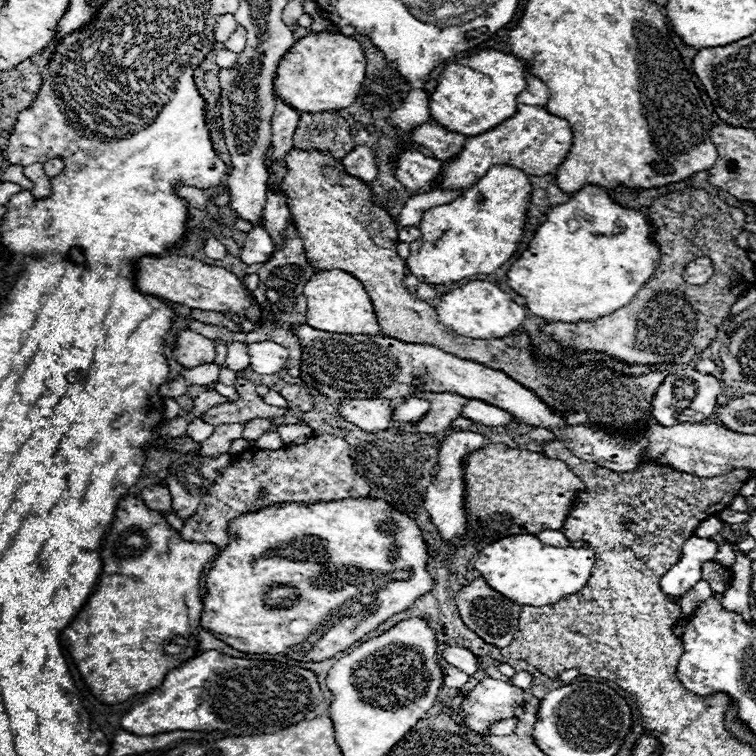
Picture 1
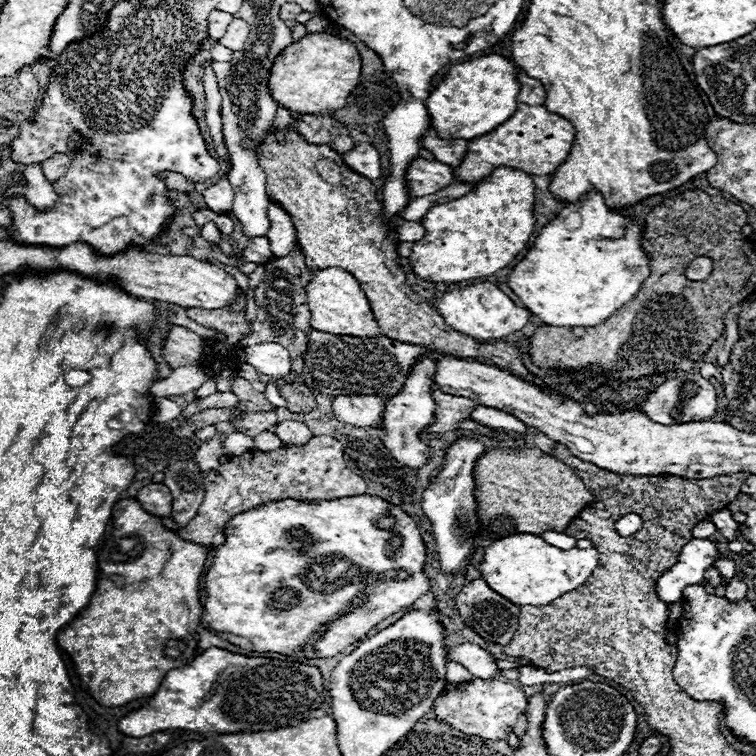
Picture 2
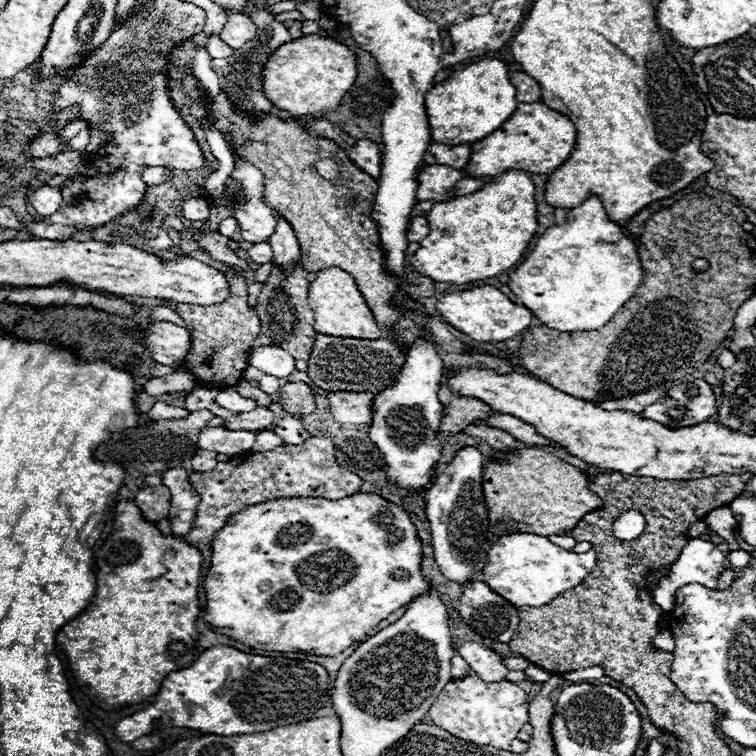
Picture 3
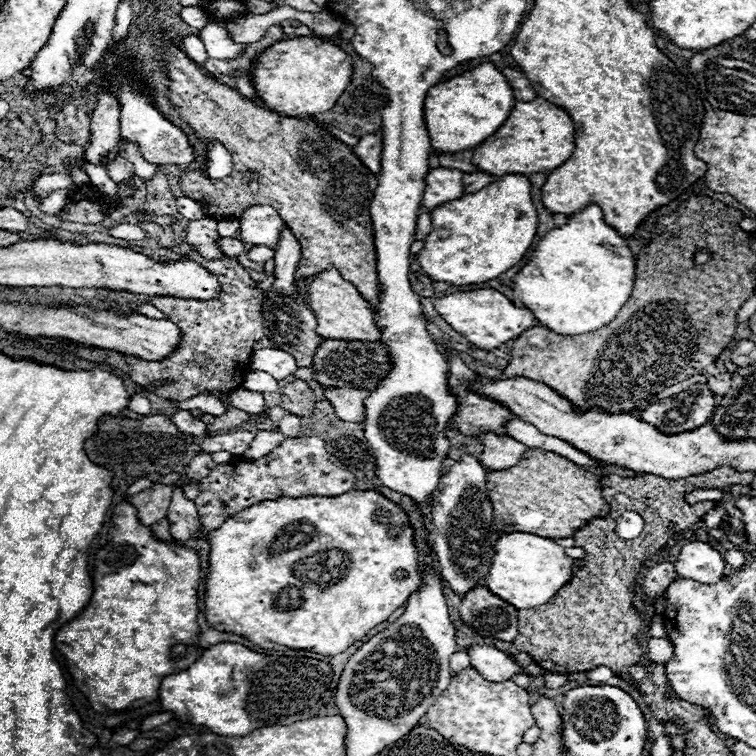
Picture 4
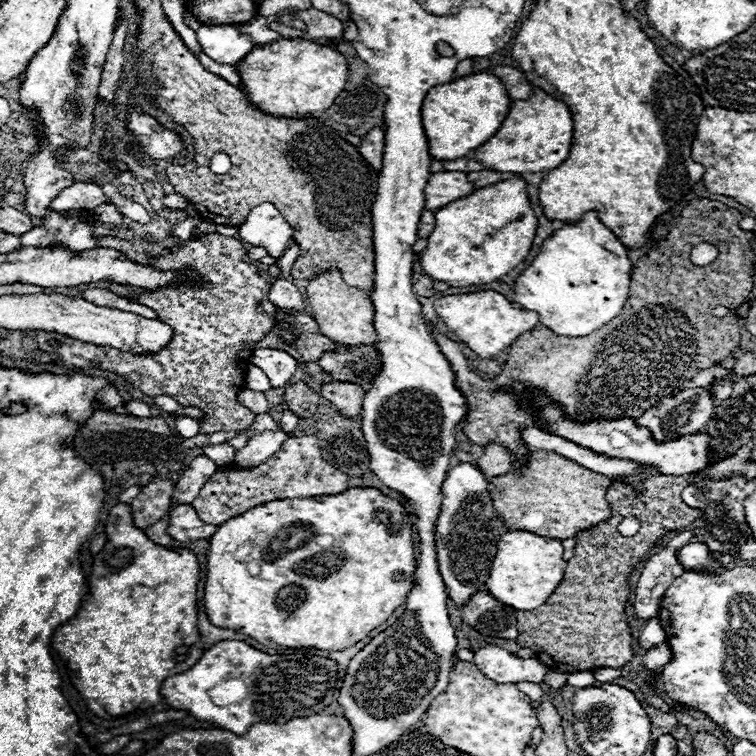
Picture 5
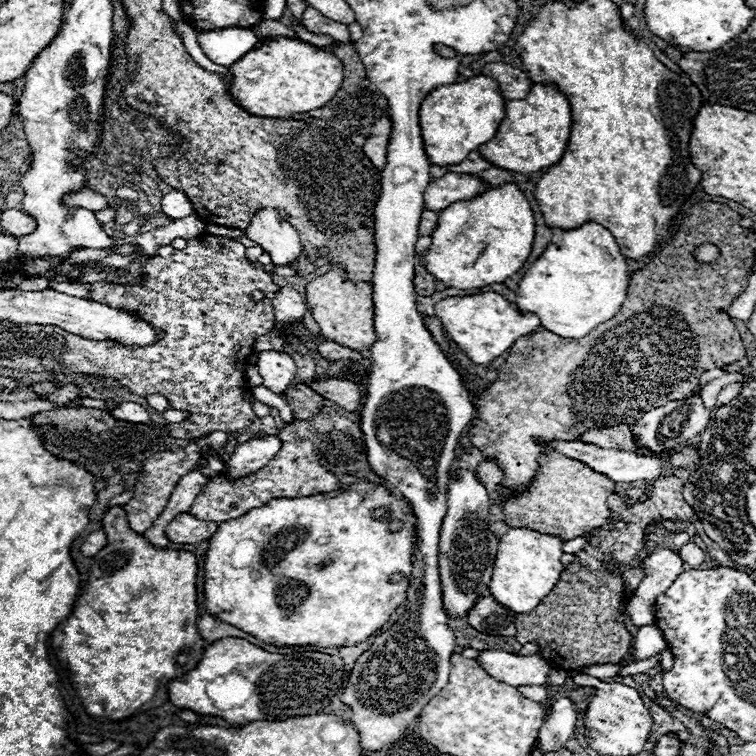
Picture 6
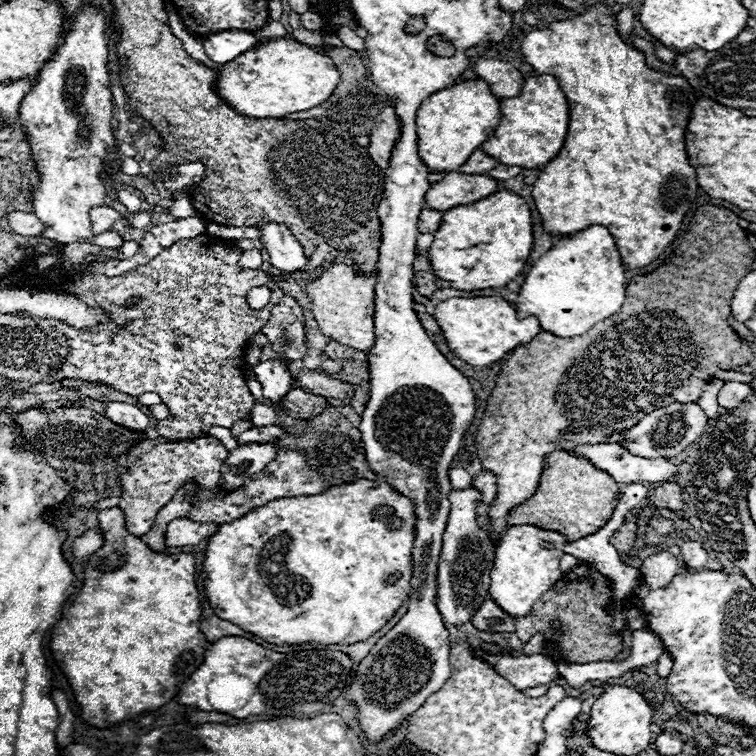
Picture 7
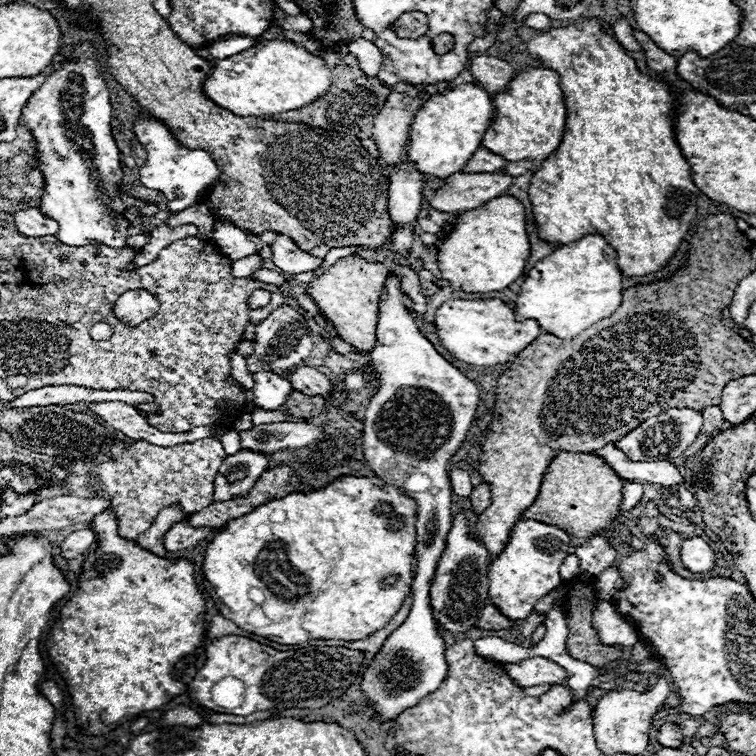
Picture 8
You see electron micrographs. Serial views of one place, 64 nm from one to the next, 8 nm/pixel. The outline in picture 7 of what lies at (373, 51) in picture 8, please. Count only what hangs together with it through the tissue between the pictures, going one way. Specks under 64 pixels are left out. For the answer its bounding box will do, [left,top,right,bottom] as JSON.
[338,28,364,52]

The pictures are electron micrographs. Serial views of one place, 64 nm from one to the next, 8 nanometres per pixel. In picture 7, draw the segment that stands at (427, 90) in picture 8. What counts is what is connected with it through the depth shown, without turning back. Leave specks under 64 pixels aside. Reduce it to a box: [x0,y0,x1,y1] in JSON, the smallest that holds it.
[368,106,402,168]

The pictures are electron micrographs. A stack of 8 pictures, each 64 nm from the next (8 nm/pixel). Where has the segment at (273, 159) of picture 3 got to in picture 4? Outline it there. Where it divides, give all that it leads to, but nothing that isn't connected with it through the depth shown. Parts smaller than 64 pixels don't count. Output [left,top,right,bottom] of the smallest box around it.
[162,46,380,310]

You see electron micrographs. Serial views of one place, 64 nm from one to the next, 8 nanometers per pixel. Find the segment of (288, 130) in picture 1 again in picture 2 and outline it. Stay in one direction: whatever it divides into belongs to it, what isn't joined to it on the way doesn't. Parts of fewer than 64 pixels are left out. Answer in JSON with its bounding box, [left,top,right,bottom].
[272,108,294,130]

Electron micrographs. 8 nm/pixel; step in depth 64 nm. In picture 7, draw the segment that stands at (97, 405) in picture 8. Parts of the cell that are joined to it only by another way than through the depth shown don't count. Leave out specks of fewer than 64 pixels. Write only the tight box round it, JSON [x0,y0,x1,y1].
[104,402,238,452]

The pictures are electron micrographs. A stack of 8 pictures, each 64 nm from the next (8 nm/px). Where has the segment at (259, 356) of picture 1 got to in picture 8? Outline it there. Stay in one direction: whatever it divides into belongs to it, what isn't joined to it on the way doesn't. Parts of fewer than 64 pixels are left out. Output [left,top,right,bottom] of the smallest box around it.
[254,372,292,410]

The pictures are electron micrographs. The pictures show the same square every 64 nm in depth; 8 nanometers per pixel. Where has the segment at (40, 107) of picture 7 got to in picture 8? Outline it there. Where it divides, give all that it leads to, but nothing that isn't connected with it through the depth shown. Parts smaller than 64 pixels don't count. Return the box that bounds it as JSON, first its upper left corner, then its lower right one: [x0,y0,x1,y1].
[22,42,130,248]

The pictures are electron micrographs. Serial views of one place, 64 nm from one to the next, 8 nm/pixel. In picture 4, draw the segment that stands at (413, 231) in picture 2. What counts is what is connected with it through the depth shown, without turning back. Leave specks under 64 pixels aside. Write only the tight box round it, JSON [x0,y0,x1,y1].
[416,212,432,240]

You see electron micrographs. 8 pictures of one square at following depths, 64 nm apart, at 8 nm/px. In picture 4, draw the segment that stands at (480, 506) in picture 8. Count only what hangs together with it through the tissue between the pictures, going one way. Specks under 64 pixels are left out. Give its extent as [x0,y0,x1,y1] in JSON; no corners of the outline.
[480,432,526,470]

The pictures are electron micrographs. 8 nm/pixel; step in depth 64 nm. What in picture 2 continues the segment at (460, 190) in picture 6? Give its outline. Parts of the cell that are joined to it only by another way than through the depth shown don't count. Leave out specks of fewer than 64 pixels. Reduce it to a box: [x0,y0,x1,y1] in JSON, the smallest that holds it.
[406,158,456,198]

